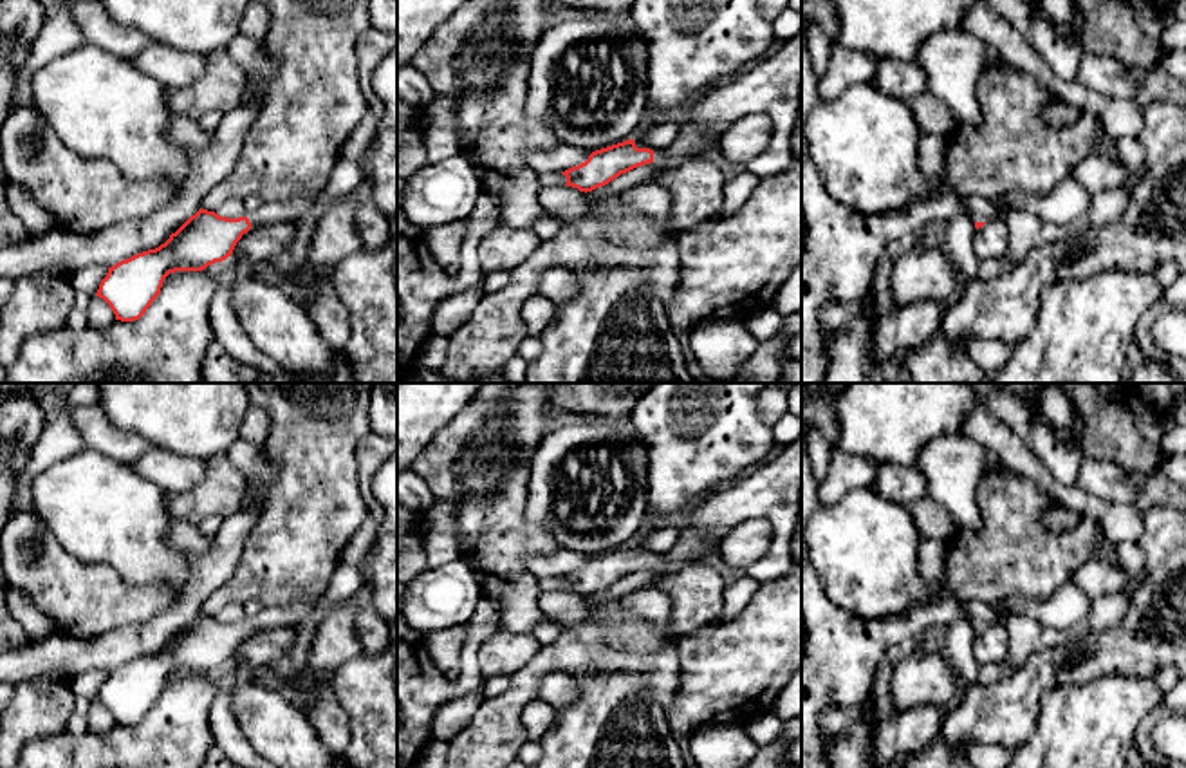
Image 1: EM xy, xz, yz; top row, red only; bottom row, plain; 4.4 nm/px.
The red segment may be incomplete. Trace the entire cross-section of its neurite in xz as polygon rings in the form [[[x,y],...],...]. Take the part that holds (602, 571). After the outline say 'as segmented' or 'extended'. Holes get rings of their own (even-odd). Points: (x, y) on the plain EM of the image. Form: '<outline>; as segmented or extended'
[[[686,529],[679,535],[677,544],[670,553],[650,555],[637,553],[634,544],[596,555],[578,571],[561,576],[567,582],[565,591],[579,596],[592,596],[608,589],[621,578],[648,567],[664,567],[672,562],[700,562],[718,549],[720,539],[711,539],[699,529]]]; extended

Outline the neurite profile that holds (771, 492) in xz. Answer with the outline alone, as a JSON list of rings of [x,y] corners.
[[[801,434],[782,454],[764,464],[756,466],[753,473],[742,481],[724,484],[706,495],[702,495],[691,508],[688,524],[681,528],[699,529],[711,539],[722,539],[737,524],[762,517],[773,526],[773,542],[769,551],[751,564],[744,573],[760,584],[783,576],[794,564],[791,557],[791,539],[801,513]]]

